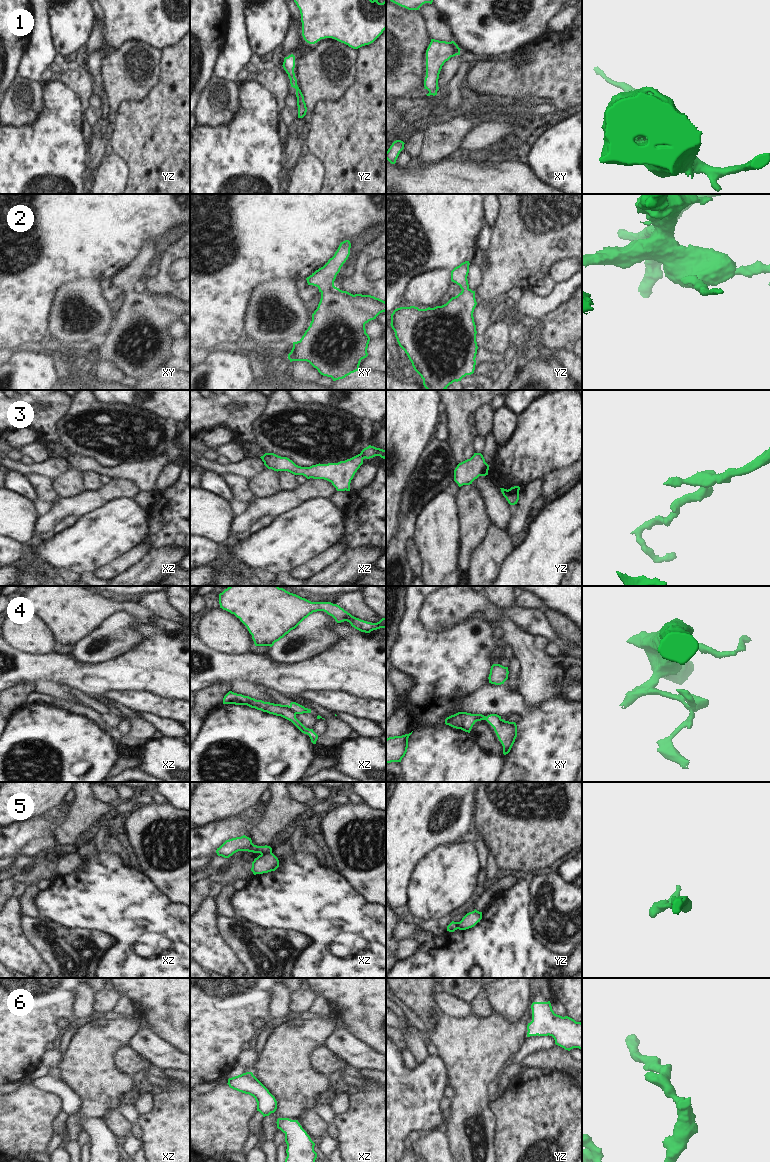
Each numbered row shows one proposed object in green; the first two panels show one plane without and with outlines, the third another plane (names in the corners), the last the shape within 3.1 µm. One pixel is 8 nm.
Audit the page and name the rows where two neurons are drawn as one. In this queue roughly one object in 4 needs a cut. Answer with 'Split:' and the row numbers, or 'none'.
Split: 4, 5

